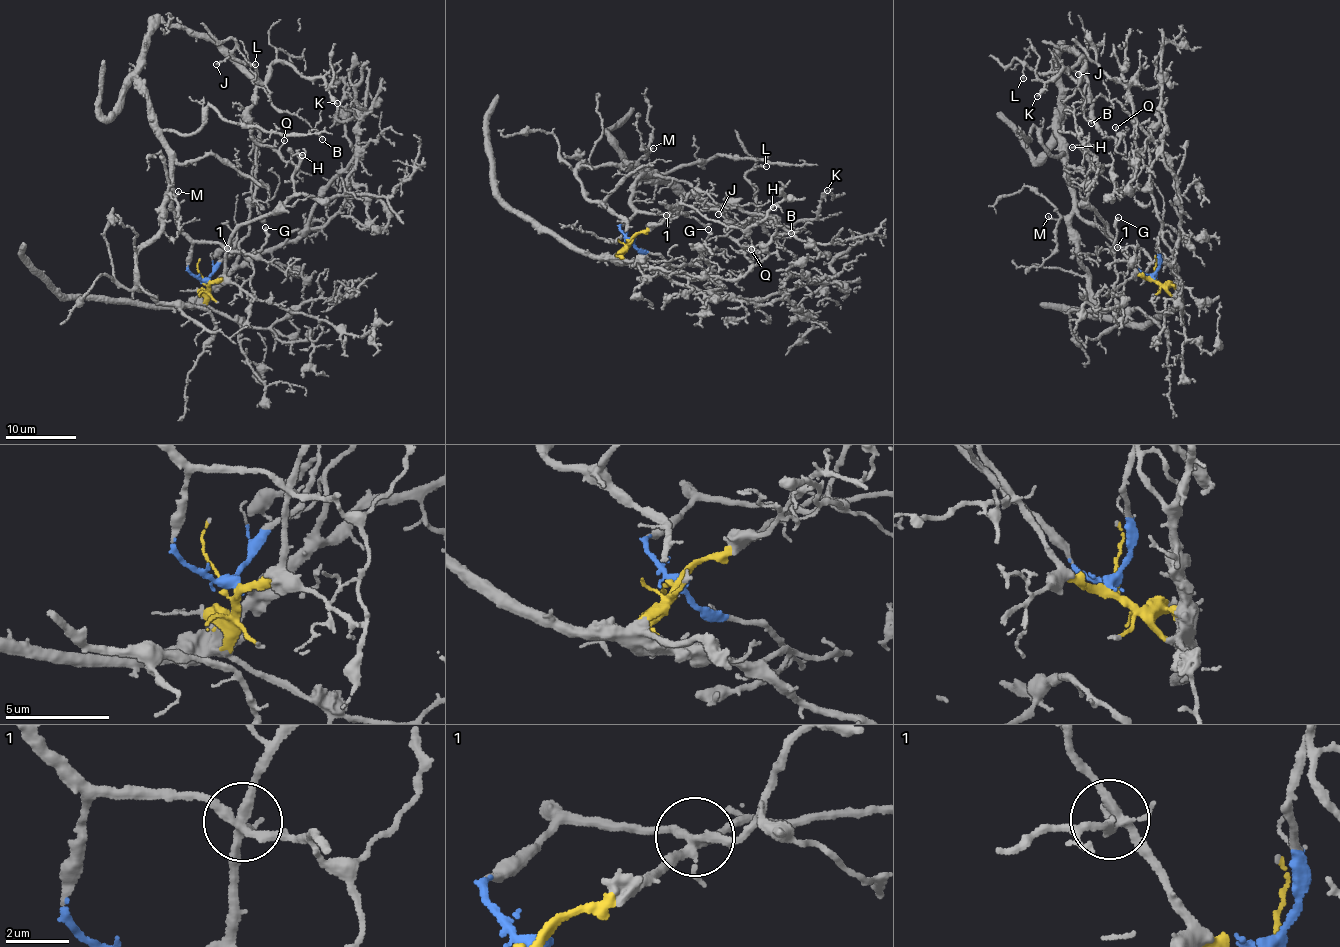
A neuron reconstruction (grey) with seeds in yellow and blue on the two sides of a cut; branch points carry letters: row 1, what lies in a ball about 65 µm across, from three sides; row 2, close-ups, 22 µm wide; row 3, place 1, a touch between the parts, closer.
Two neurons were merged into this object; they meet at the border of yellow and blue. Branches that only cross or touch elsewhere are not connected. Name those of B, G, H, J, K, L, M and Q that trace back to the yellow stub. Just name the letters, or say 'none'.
H

